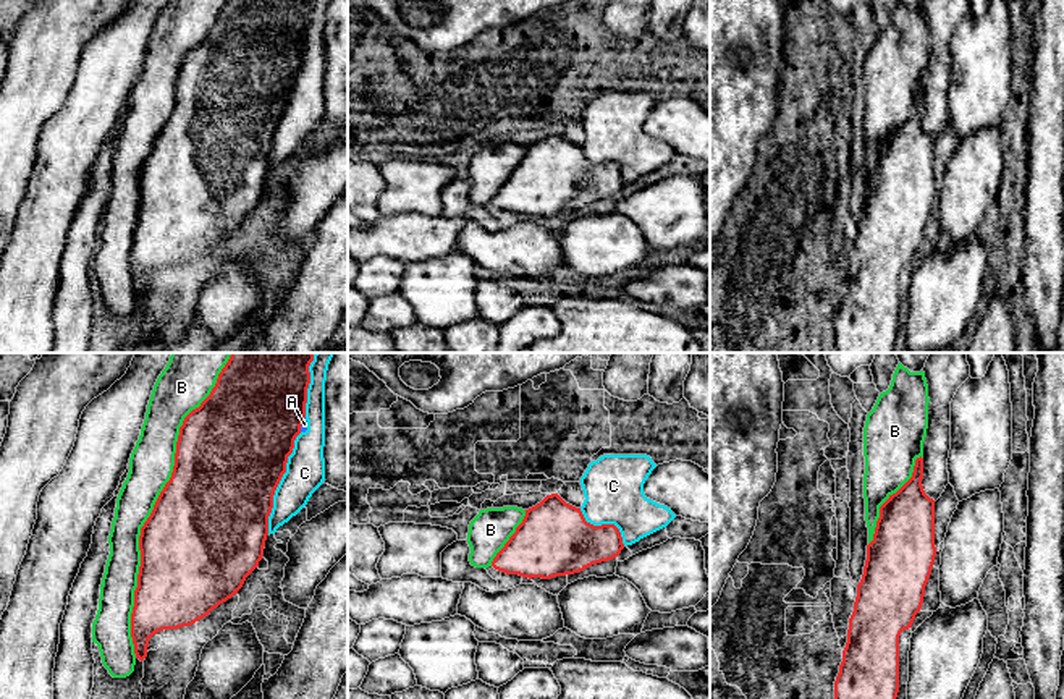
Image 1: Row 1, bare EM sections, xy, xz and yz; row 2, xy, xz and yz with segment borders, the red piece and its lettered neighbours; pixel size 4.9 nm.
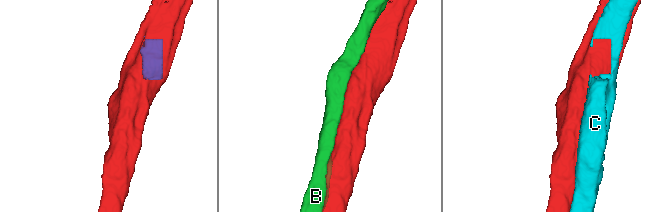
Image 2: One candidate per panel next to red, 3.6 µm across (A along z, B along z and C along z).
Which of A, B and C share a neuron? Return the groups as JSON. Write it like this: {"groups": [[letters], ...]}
{"groups": [["A", "C"], ["B"]]}

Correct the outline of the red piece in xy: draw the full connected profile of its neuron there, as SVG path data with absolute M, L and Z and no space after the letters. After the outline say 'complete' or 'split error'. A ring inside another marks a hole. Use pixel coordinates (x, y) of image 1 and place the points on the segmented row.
M231 353L210 395L184 417L171 477L139 536L131 638L141 662L154 634L202 620L259 566L273 495L306 417L314 354Z; complete

